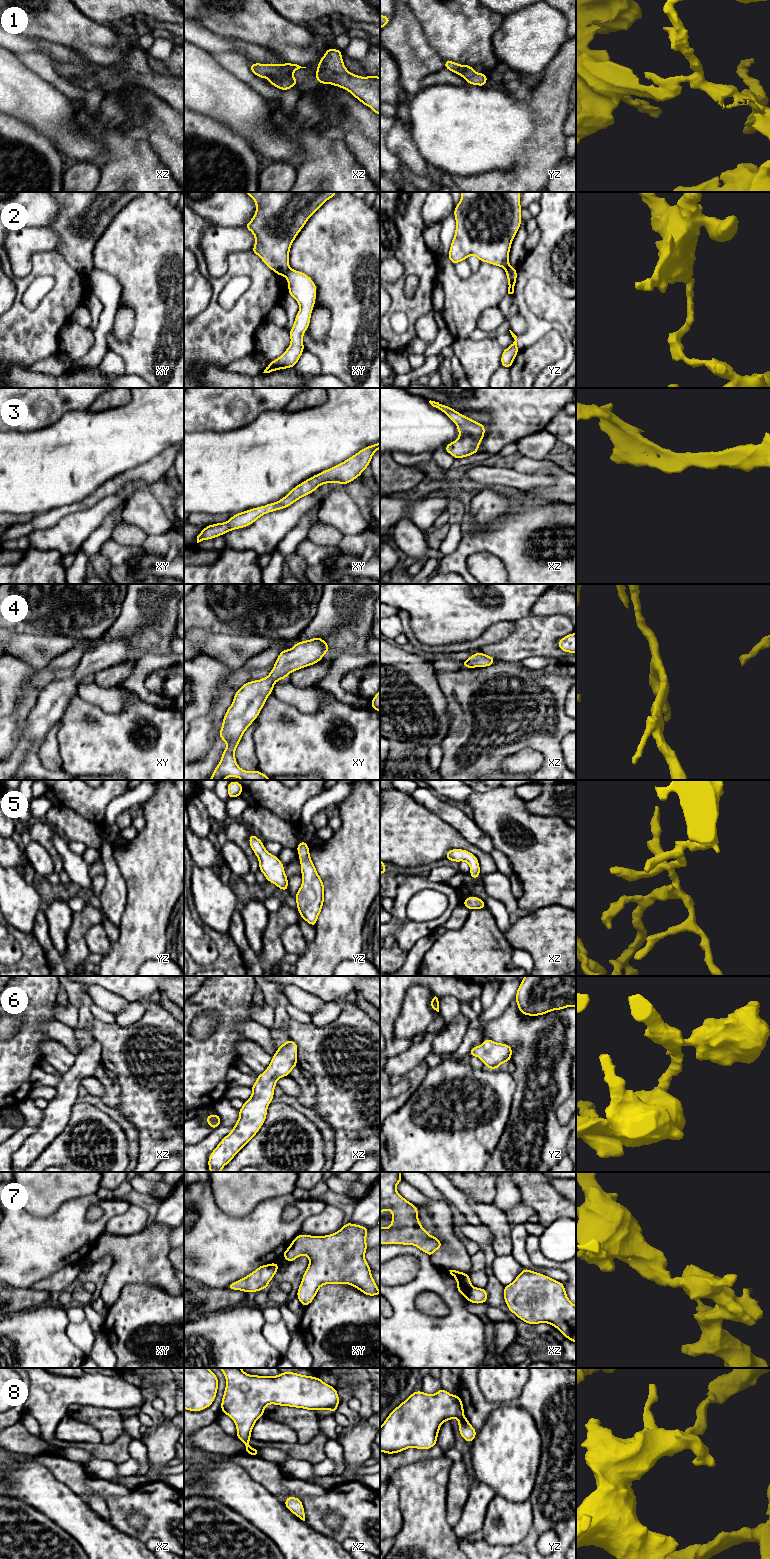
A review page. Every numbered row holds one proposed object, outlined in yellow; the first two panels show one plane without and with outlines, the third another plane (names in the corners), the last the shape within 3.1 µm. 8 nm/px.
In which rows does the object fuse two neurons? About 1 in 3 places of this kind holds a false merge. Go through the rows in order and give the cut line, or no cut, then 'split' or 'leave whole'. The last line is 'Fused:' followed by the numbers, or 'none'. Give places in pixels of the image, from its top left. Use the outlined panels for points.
1: no cut | leave whole
2: xy (289, 268), (284, 275) | split
3: no cut | leave whole
4: no cut | leave whole
5: no cut | leave whole
6: no cut | leave whole
7: xz (472, 1286), (465, 1297) | split
8: xz (253, 1448), (246, 1449) | split
Fused: 2, 7, 8

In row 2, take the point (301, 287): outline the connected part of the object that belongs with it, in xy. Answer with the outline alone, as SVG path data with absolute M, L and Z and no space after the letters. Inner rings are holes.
M289 269L285 278L288 281L288 294L299 304L300 309L295 316L294 325L289 331L291 343L285 352L274 361L269 362L263 373L295 367L304 349L303 335L308 330L312 310L316 301L317 287L304 272Z

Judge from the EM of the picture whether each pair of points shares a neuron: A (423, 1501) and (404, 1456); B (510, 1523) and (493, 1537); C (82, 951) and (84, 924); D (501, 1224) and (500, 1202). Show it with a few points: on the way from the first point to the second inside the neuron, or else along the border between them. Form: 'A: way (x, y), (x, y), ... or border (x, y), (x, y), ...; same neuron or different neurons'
A: border (430, 1458), (417, 1460), (399, 1467), (390, 1479); different neurons
B: way (506, 1526), (497, 1533); same neuron
C: way (80, 944), (80, 931); same neuron
D: border (492, 1205), (504, 1212); different neurons

